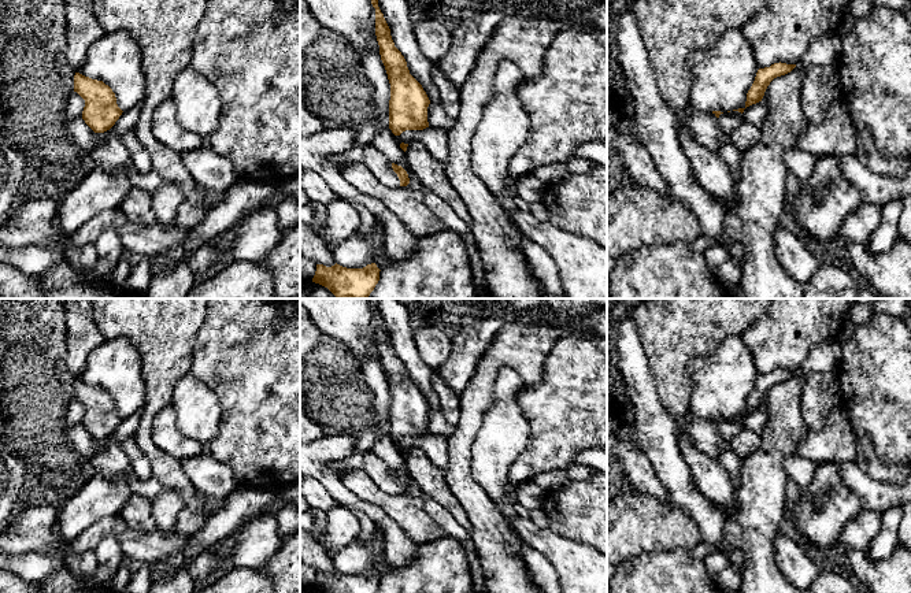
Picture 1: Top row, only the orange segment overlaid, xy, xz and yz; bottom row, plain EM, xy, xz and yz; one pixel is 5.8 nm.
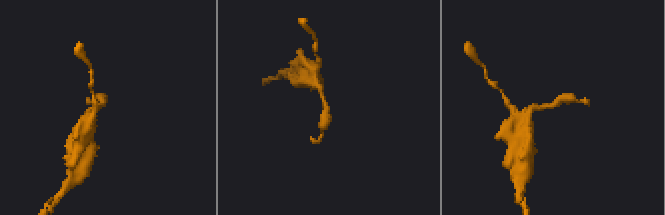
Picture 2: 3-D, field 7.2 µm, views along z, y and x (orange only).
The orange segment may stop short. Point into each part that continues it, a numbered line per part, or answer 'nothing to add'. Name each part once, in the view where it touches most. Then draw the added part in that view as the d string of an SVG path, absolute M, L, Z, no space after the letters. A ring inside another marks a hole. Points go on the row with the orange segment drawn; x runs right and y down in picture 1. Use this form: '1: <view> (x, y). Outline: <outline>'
nothing to add

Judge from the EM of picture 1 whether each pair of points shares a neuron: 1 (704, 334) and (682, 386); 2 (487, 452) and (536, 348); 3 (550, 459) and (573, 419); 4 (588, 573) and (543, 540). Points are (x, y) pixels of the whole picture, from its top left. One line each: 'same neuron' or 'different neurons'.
1: same neuron
2: different neurons
3: same neuron
4: same neuron

